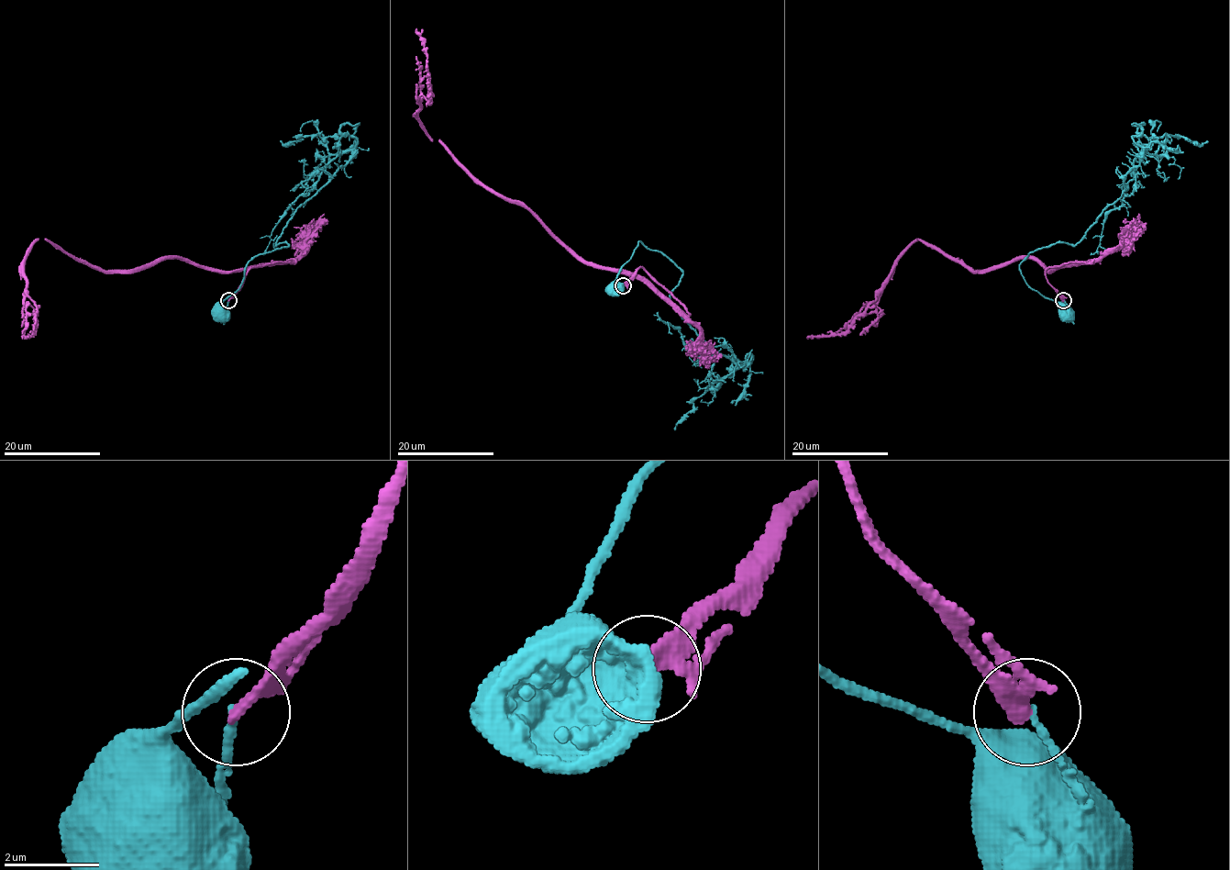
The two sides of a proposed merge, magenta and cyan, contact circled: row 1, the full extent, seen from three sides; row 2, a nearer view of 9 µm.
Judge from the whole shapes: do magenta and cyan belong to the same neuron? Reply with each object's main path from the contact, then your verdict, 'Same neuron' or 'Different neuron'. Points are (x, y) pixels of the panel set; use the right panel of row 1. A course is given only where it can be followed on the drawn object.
Course of magenta: (1064, 299), (1046, 271), (1091, 262), (1049, 271), (1012, 259), (972, 271), (918, 238), (847, 329), (807, 339). Course of cyan: (1064, 299), (1068, 306), (1061, 310), (1064, 313). Different neuron

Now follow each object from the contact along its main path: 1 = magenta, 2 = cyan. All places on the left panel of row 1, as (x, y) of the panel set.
1: (228, 299), (252, 267), (291, 262), (100, 271), (38, 238), (25, 261), (37, 322), (22, 339)
2: (228, 299), (227, 306), (221, 313)

